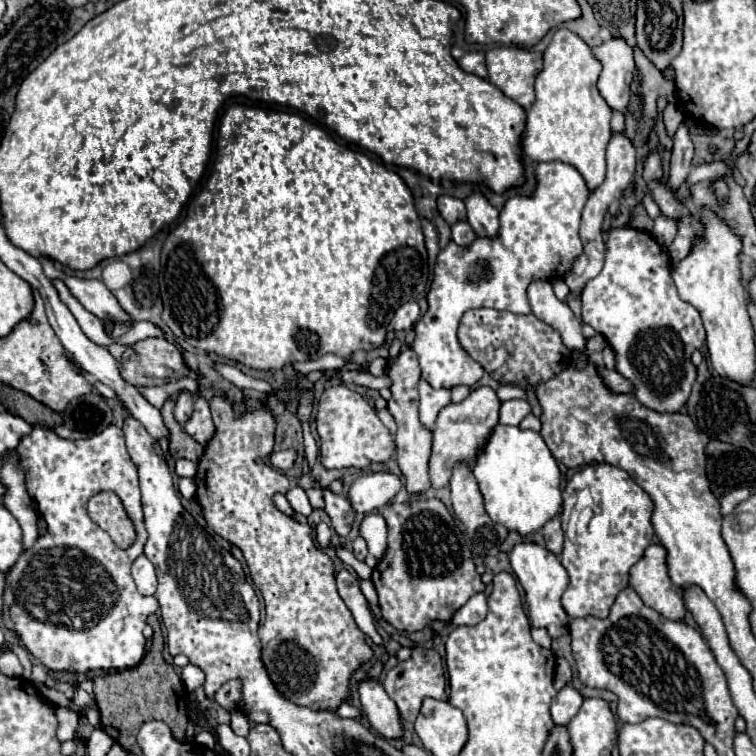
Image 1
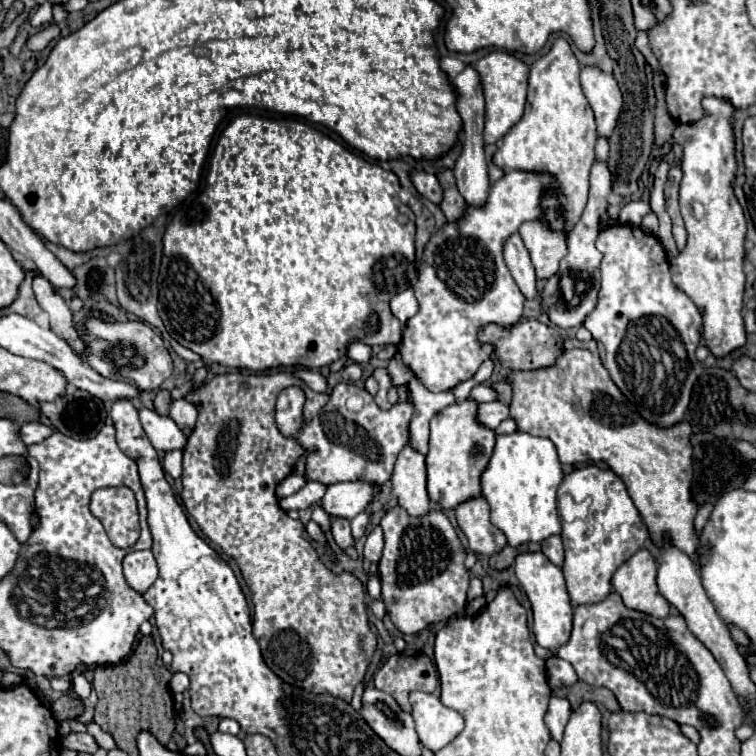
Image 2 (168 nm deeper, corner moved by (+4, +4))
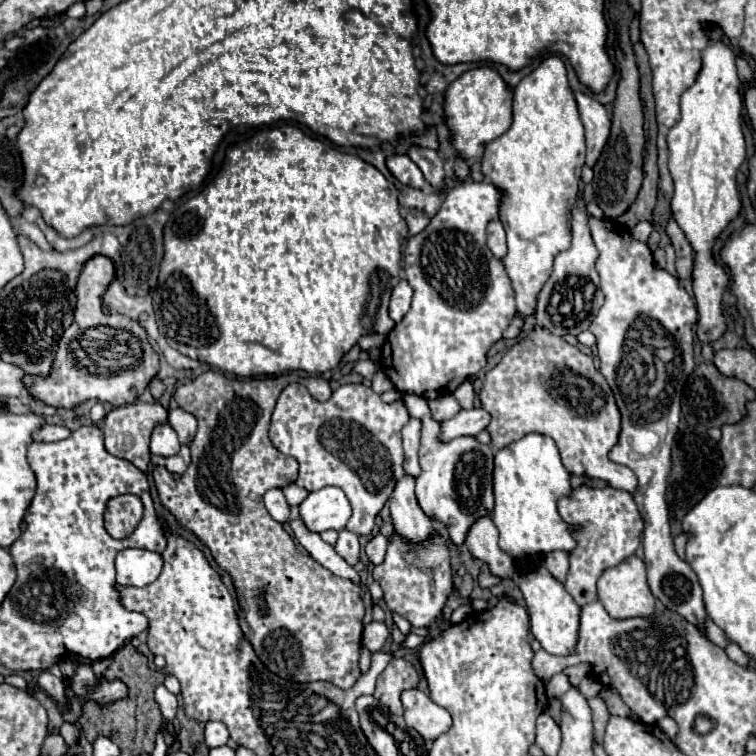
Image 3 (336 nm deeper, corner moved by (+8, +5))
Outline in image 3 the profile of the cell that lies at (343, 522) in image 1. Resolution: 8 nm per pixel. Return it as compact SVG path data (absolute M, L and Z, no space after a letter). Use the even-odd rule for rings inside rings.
M341 530L339 532L339 540L335 544L335 552L349 564L355 566L359 562L359 540L353 532L349 530Z

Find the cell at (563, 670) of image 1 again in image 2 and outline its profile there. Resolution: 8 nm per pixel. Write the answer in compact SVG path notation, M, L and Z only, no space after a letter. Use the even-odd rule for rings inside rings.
M551 655L547 659L547 679L551 689L559 689L573 685L577 681L577 675L567 661L561 661L557 655Z

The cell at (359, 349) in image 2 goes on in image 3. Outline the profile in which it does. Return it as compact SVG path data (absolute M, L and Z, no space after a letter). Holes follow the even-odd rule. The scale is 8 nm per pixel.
M367 334L367 336L363 336L361 340L359 340L359 346L361 346L361 350L369 350L369 348L373 348L373 346L381 346L385 342L385 336L383 334Z

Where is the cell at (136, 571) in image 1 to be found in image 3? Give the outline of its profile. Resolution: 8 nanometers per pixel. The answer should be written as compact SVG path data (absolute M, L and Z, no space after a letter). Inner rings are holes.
M127 548L115 558L117 582L123 586L147 586L157 580L163 570L163 558L157 552Z

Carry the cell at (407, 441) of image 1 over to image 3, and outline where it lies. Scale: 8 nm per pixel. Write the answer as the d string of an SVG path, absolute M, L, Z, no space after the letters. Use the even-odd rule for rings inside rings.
M403 476L391 494L389 508L395 532L411 544L423 544L429 536L433 536L433 526L431 520L425 518L425 514L421 514L413 490L415 490L415 480Z

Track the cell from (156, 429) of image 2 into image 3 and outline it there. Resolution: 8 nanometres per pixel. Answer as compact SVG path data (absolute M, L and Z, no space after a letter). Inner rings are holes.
M163 424L163 426L157 426L153 430L153 436L151 436L151 454L159 454L159 456L173 456L177 454L181 448L181 442L175 434L175 430L169 426L169 424Z

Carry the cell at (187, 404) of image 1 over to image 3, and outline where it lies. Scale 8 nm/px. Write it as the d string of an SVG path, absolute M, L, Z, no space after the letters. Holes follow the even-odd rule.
M181 408L169 410L169 424L177 432L181 444L191 444L193 442L195 432L197 432L197 420L195 420L193 414L189 414Z

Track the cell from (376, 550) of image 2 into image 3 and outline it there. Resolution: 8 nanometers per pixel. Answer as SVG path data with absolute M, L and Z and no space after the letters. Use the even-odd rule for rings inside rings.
M377 534L377 536L375 536L375 538L373 538L369 544L367 544L365 552L367 552L369 560L371 560L375 566L383 562L385 552L387 552L387 546L389 546L389 540L387 540L385 536L381 536L381 534Z

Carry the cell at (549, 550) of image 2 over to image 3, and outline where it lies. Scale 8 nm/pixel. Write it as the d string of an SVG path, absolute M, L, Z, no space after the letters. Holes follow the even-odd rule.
M549 552L543 558L543 566L551 572L551 576L559 582L565 582L565 576L569 572L569 556L565 552Z

